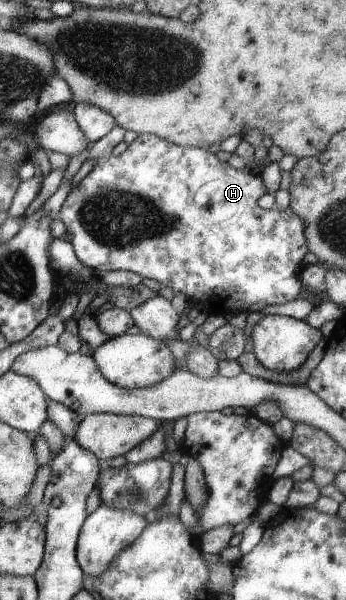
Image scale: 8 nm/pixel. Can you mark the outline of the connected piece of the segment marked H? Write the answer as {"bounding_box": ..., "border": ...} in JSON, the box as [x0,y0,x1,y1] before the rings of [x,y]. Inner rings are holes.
{"bounding_box":[57,134,322,316],"border":[[[139,134],[138,137],[132,142],[127,145],[127,149],[123,151],[123,153],[119,153],[118,155],[111,155],[108,159],[105,159],[102,161],[99,161],[83,179],[81,179],[77,186],[69,191],[67,193],[67,197],[65,197],[63,204],[61,205],[57,219],[61,221],[61,224],[65,227],[67,233],[71,236],[71,240],[69,243],[71,243],[71,246],[73,247],[73,252],[75,252],[75,256],[77,257],[77,260],[81,262],[81,265],[87,266],[88,268],[91,268],[93,270],[96,270],[98,273],[105,273],[105,272],[111,272],[113,270],[124,270],[127,272],[135,273],[135,275],[139,275],[141,278],[147,278],[152,279],[153,281],[157,281],[161,286],[169,287],[173,291],[173,293],[179,292],[185,295],[187,302],[190,302],[193,304],[193,307],[196,307],[201,313],[204,313],[206,315],[213,315],[213,316],[223,316],[229,314],[229,313],[235,313],[241,312],[241,309],[245,309],[244,311],[249,313],[250,311],[253,311],[254,306],[263,304],[267,305],[279,305],[279,304],[285,304],[292,300],[299,300],[299,299],[306,299],[312,302],[314,304],[318,300],[322,298],[322,292],[316,295],[316,293],[309,293],[303,285],[301,285],[301,281],[299,281],[299,273],[301,273],[302,269],[305,267],[305,263],[303,263],[304,256],[307,252],[307,243],[305,242],[305,225],[293,211],[290,211],[290,208],[287,207],[287,209],[277,209],[273,211],[271,208],[269,210],[263,210],[260,209],[257,205],[257,200],[259,197],[261,197],[263,194],[267,193],[267,189],[265,189],[265,185],[263,185],[263,181],[261,180],[260,173],[253,173],[253,171],[250,171],[246,168],[243,169],[233,169],[233,167],[230,167],[227,162],[219,161],[215,154],[213,153],[207,153],[205,149],[202,148],[193,148],[193,147],[181,147],[181,146],[175,146],[173,143],[169,143],[165,141],[165,139],[157,138],[157,135],[152,134]]]}

